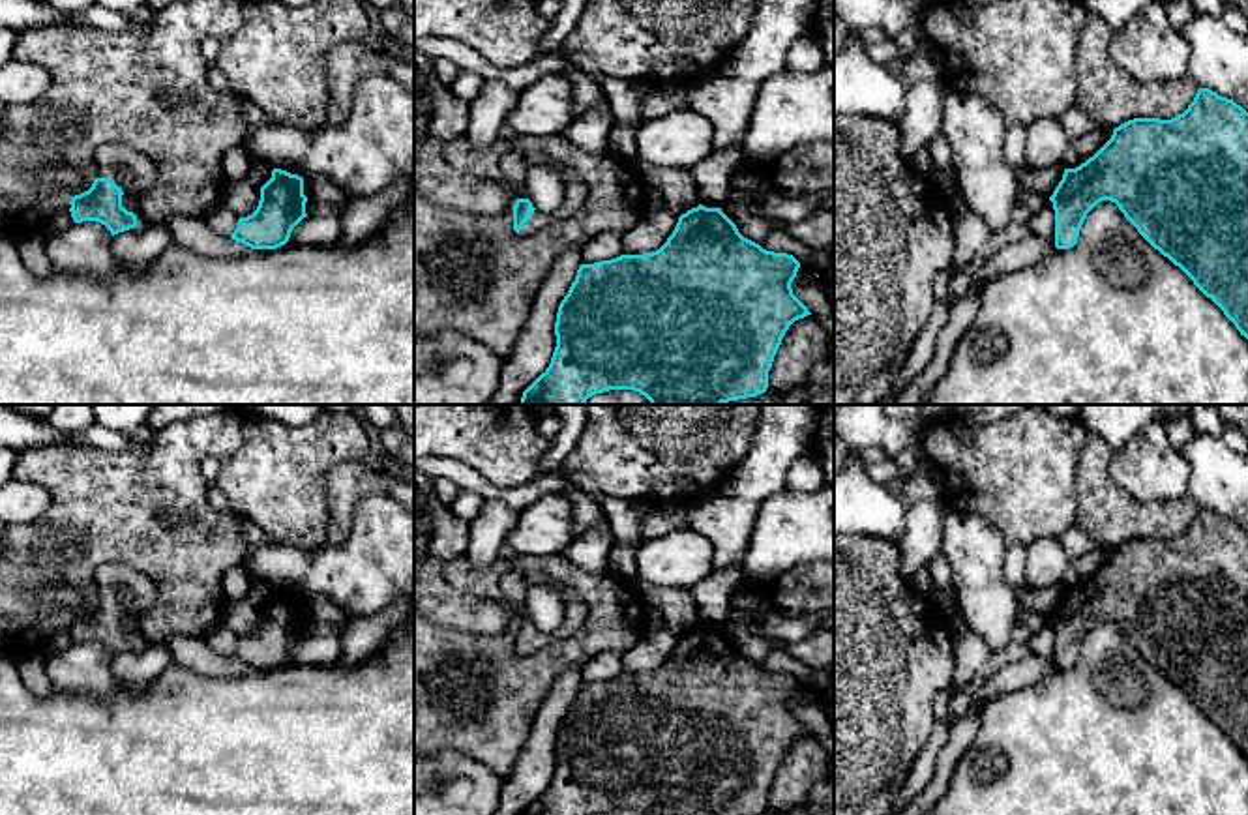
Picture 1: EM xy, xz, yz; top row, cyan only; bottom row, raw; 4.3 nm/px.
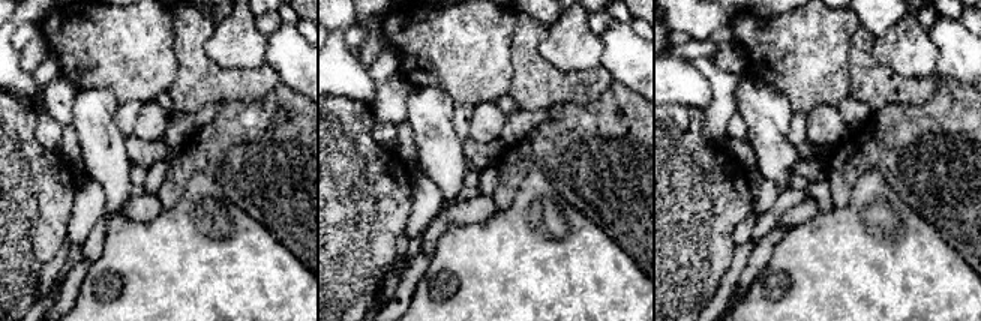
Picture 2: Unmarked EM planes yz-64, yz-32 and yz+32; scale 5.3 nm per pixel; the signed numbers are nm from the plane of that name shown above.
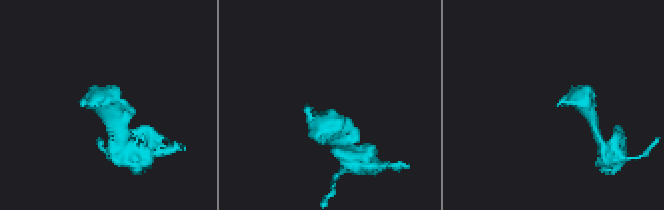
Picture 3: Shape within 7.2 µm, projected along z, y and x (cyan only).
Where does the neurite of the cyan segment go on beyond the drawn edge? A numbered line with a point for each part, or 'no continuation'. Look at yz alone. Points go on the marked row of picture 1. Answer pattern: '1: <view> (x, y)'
no continuation

